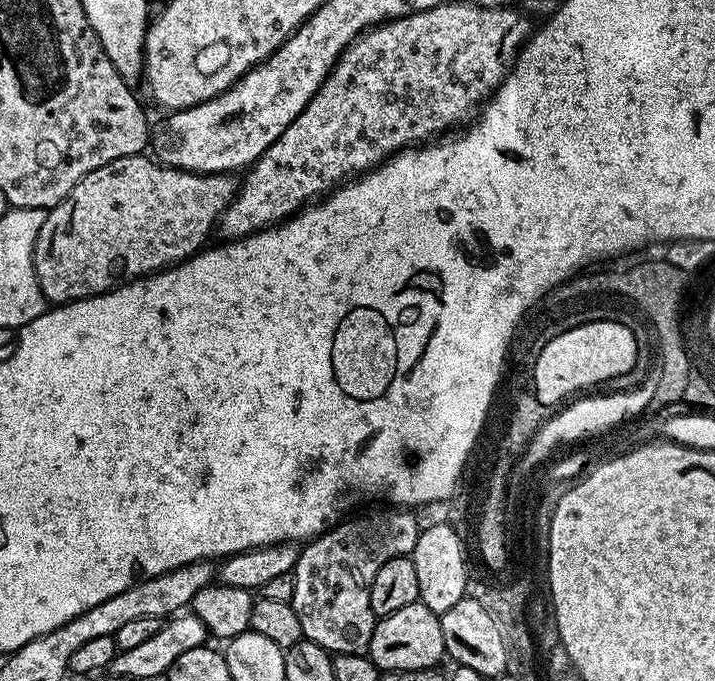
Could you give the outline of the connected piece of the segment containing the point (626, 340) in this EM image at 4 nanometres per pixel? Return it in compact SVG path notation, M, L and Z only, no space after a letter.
M616 324L592 325L592 328L580 328L580 332L560 336L540 360L536 378L542 397L559 405L585 390L595 389L592 388L595 384L626 375L635 366L636 355L640 352L637 338L635 331L624 332L624 328L616 328Z

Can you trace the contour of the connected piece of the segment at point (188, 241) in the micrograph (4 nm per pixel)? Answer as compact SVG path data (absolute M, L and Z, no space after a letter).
M147 155L127 156L118 158L82 178L74 190L62 201L56 204L48 212L46 222L42 222L42 230L36 239L34 246L34 270L38 278L38 286L42 290L45 301L49 305L59 306L69 304L75 300L84 300L88 296L97 296L103 292L110 291L111 288L117 287L121 282L130 280L139 280L141 276L150 276L153 272L161 272L163 268L171 268L173 264L180 263L181 260L188 259L189 256L195 256L197 252L205 247L207 238L217 227L220 215L228 208L228 203L235 200L238 191L238 180L235 175L226 172L187 172L181 168L166 168L163 164Z

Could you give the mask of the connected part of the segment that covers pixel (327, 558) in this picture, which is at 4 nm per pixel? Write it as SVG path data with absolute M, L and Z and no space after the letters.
M403 506L387 510L389 512L345 518L329 532L307 541L300 548L291 604L294 614L298 614L304 639L330 653L355 656L367 653L378 619L370 606L374 577L390 558L411 554L420 537L422 524L416 521L415 511Z

